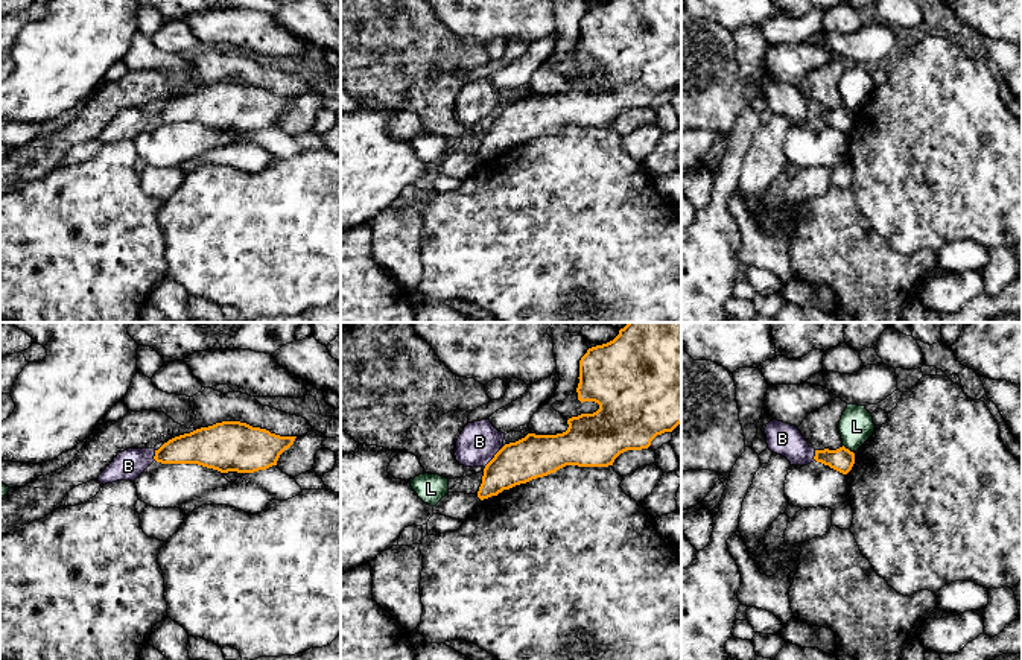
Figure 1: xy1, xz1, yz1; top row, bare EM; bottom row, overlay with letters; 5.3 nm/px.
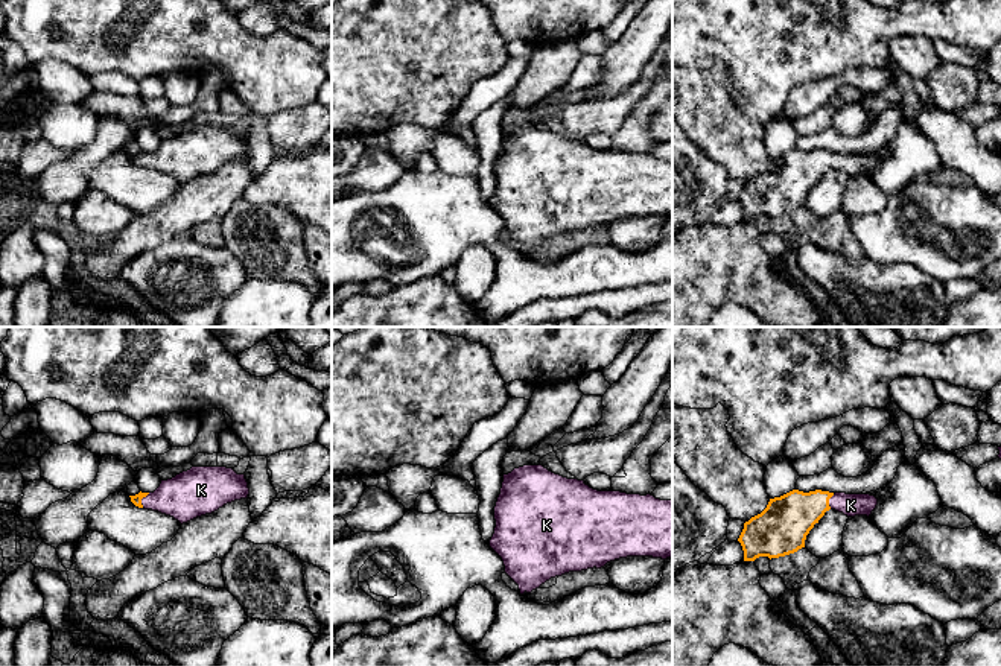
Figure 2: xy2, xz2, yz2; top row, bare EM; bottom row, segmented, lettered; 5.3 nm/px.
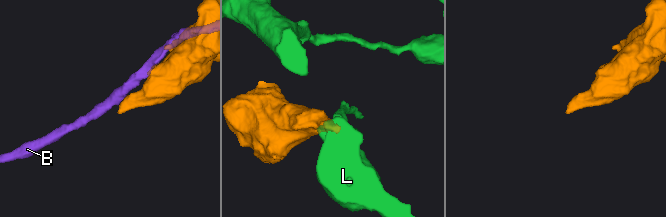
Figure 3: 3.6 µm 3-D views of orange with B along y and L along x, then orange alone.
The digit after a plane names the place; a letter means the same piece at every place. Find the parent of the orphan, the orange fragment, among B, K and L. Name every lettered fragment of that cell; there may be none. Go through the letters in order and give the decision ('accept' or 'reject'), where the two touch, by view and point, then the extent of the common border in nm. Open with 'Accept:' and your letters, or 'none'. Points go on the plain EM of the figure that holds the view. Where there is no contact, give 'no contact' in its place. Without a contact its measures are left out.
Accept: K
B: reject | xz1 (493, 117) | 130 nm
K: accept | xy2 (142, 157) | 90 nm
L: reject | yz1 (847, 108) | 70 nm

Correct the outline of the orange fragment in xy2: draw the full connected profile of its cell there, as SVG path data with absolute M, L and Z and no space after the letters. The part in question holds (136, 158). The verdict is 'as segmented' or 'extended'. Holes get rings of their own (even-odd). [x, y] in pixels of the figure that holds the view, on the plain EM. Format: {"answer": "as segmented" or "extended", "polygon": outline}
{"answer": "extended", "polygon": "M192 126L172 138L161 140L154 152L129 155L145 169L170 175L181 184L211 173L227 163L249 154L245 134L227 126Z"}

